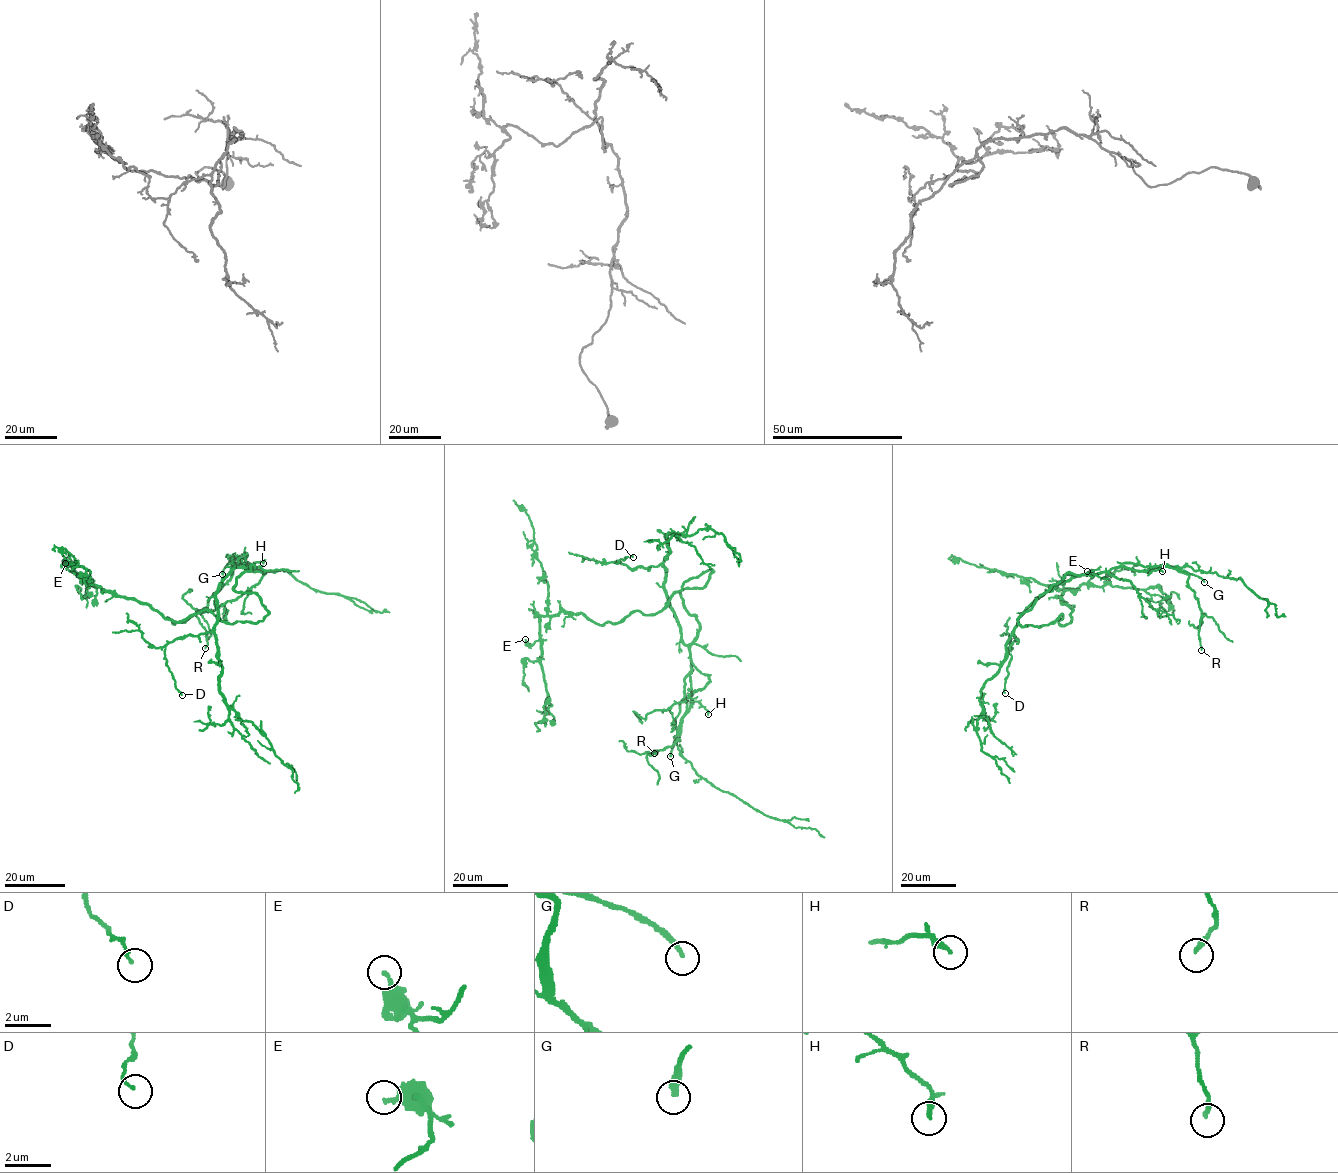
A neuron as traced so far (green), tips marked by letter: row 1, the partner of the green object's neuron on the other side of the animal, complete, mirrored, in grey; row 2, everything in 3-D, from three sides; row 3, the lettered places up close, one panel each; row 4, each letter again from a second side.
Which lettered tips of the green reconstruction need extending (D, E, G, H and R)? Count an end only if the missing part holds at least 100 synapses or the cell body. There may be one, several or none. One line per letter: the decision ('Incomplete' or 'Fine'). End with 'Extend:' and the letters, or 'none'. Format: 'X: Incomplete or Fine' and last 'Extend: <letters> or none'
D: Fine
E: Fine
G: Incomplete
H: Fine
R: Fine
Extend: G

